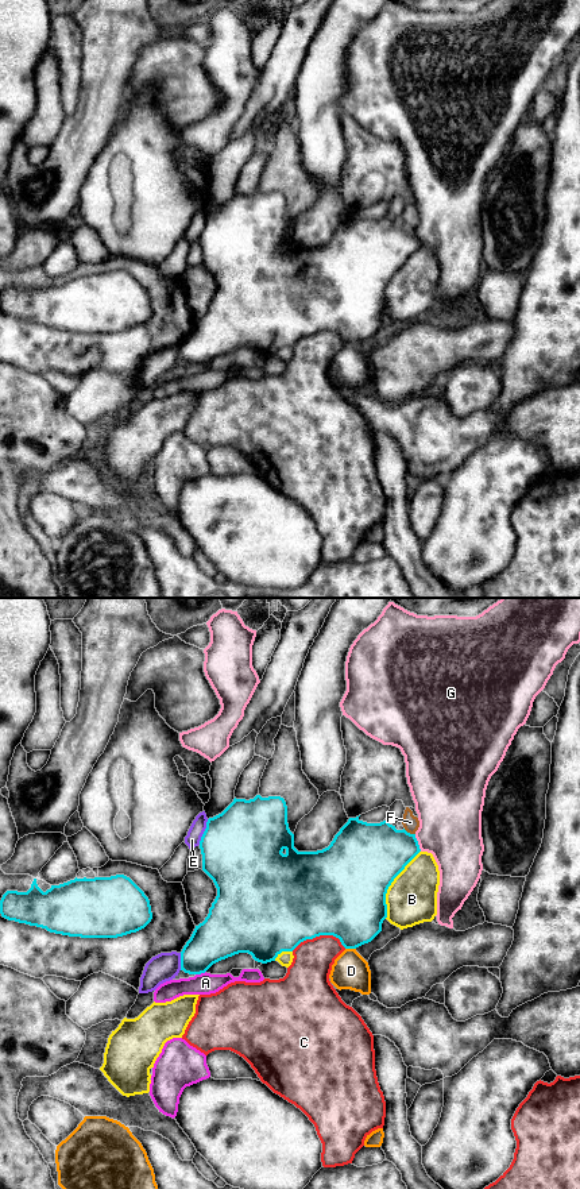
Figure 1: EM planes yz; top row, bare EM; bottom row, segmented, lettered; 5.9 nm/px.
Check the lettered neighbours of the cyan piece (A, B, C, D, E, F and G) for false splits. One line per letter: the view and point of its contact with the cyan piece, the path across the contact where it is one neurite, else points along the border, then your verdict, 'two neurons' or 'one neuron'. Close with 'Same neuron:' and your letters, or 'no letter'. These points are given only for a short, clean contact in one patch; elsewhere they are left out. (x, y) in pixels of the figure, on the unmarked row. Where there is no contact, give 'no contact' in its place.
A: meets cyan in yz at (200, 369); border along yz (205, 366), (196, 370); two neurons
B: meets cyan in yz at (390, 280); two neurons
C: meets cyan in yz at (318, 331); two neurons
D: meets cyan in yz at (351, 343); two neurons
E: meets cyan in yz at (204, 227); two neurons
F: meets cyan in yz at (409, 228); border along yz (403, 224), (414, 230); two neurons
G: meets cyan in yz at (417, 238); two neurons
Same neuron: no letter

